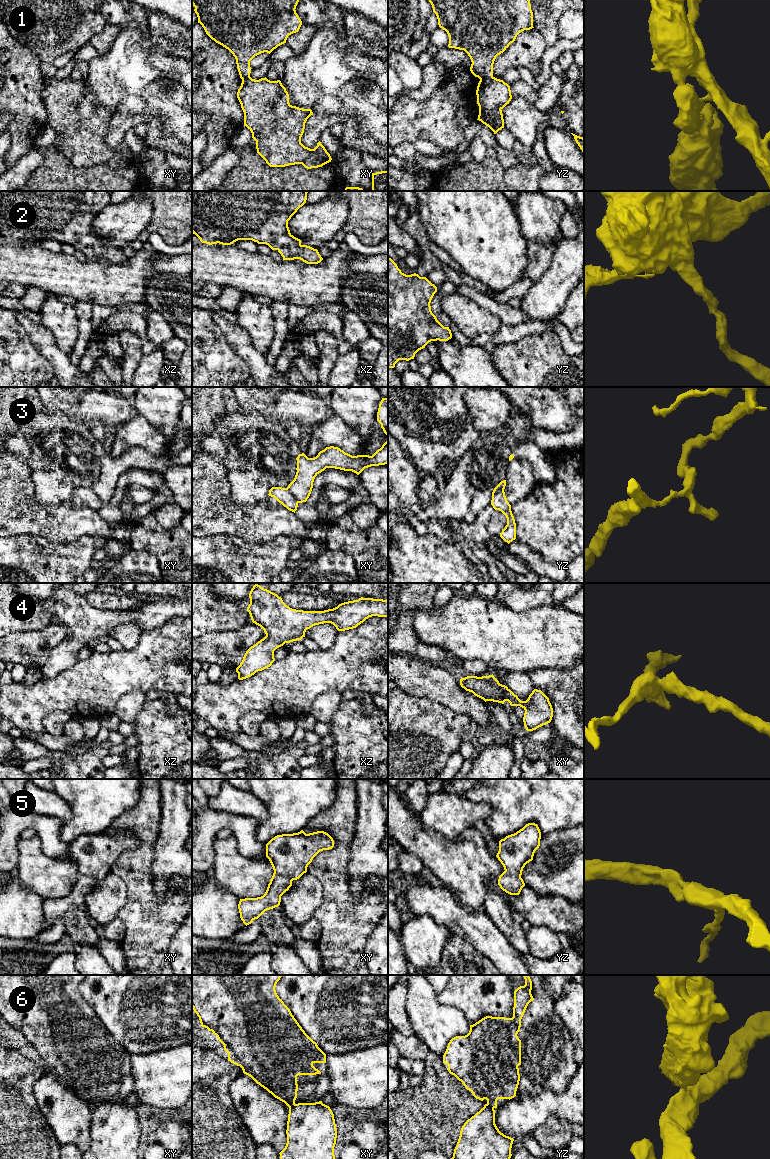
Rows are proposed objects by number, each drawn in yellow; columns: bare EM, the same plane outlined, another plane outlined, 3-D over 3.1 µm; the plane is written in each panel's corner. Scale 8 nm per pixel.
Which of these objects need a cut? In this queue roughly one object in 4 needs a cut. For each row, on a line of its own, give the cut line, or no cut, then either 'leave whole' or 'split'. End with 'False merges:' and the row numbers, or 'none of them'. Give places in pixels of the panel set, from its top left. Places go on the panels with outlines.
1: cut yz (492, 76), (480, 80); split
2: cut none; leave whole
3: cut xy (287, 487), (298, 502); split
4: cut none; leave whole
5: cut none; leave whole
6: cut yz (486, 1104), (493, 1108); split
False merges: 1, 3, 6

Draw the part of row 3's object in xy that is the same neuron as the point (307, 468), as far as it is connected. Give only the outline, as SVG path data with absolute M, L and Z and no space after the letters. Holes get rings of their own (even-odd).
M388 440L372 456L352 456L338 447L330 446L320 451L314 458L308 458L302 453L296 460L297 472L287 488L297 502L302 503L309 498L315 477L326 468L352 471L359 475L365 468L387 464Z

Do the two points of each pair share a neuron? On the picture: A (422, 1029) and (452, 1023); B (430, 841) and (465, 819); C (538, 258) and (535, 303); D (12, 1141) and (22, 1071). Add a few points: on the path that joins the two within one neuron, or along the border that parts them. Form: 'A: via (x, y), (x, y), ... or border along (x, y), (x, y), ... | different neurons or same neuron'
A: via (429, 1023), (445, 1023) | same neuron
B: border along (420, 823), (450, 839), (464, 830) | different neurons
C: border along (551, 259), (547, 270), (534, 282) | different neurons
D: via (12, 1124), (13, 1088) | same neuron

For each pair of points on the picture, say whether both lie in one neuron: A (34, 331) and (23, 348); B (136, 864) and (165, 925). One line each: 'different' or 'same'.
A: different
B: same

